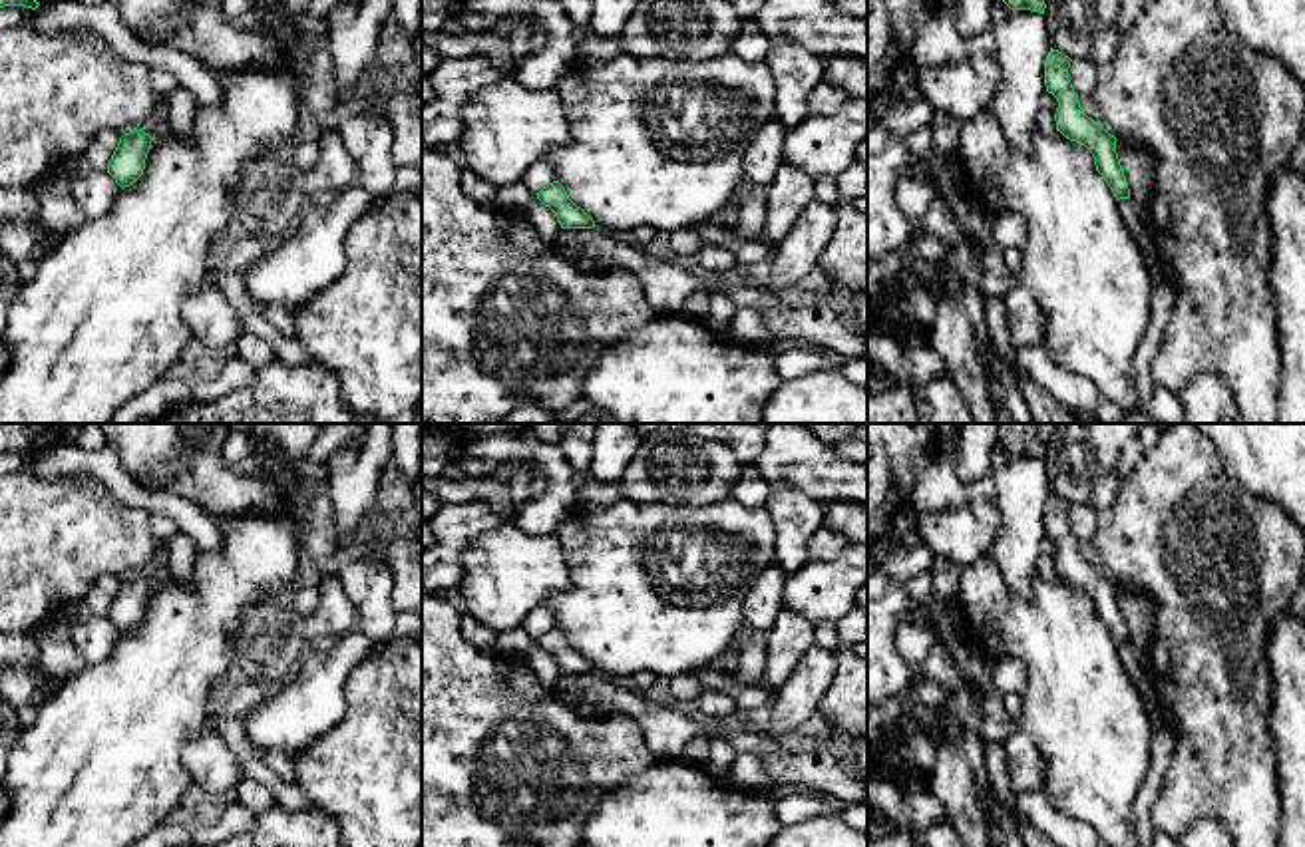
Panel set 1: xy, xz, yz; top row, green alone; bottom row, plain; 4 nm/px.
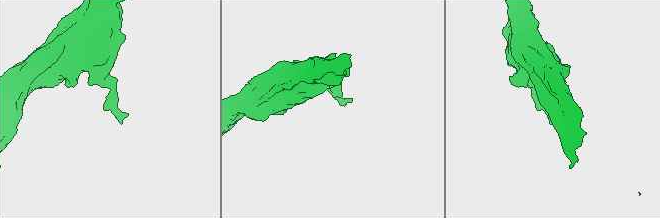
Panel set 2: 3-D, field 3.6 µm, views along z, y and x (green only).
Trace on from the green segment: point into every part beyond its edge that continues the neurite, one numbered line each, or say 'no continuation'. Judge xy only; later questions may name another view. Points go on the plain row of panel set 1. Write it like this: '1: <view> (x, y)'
no continuation

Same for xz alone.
no continuation

